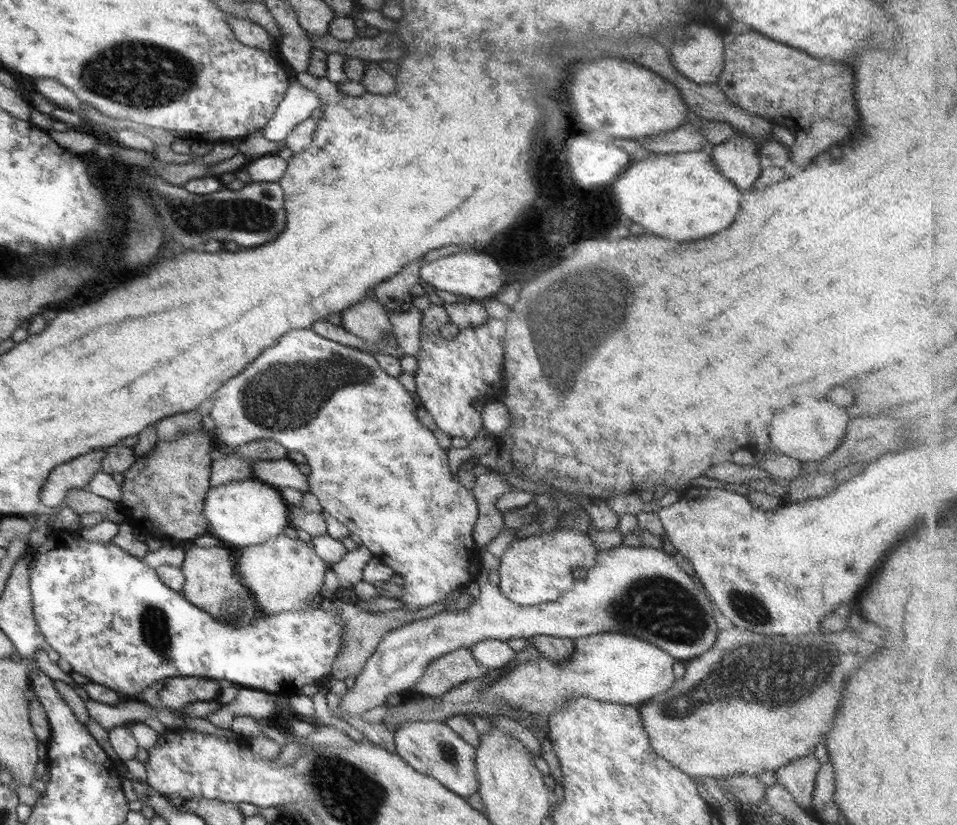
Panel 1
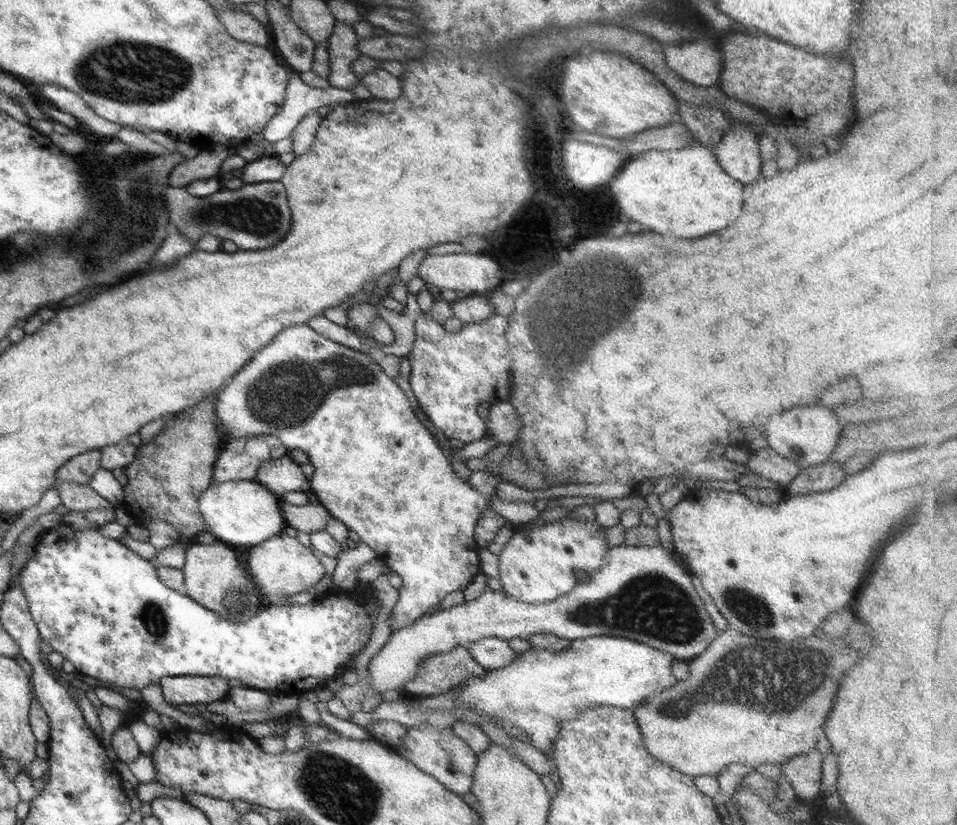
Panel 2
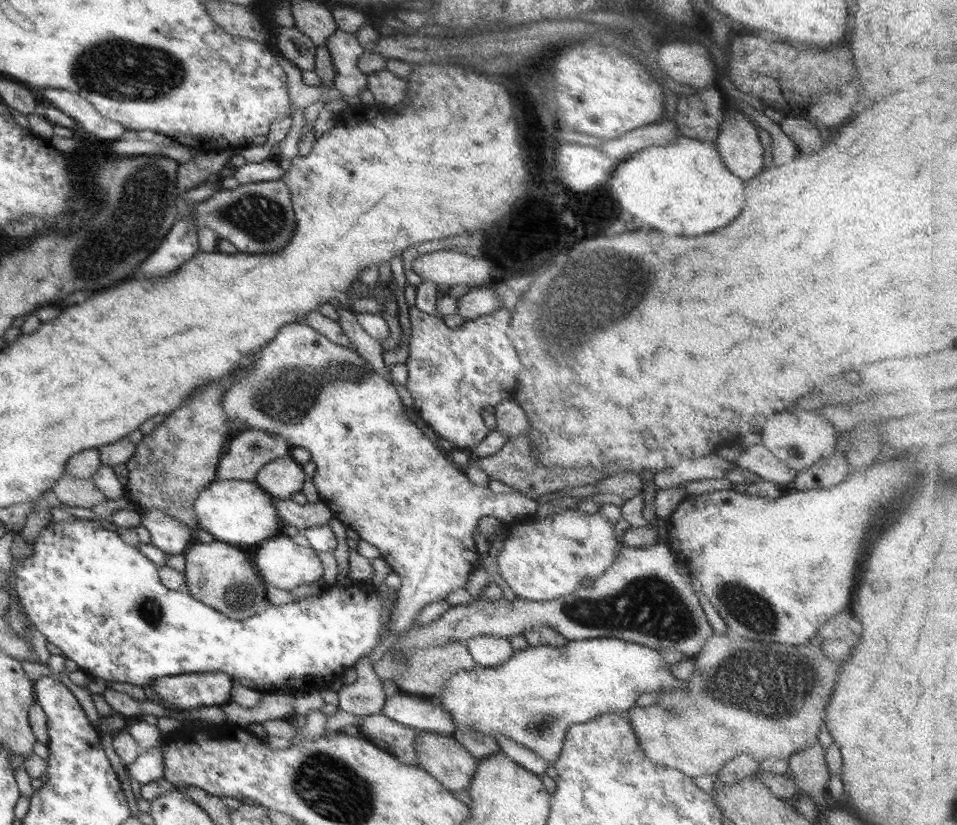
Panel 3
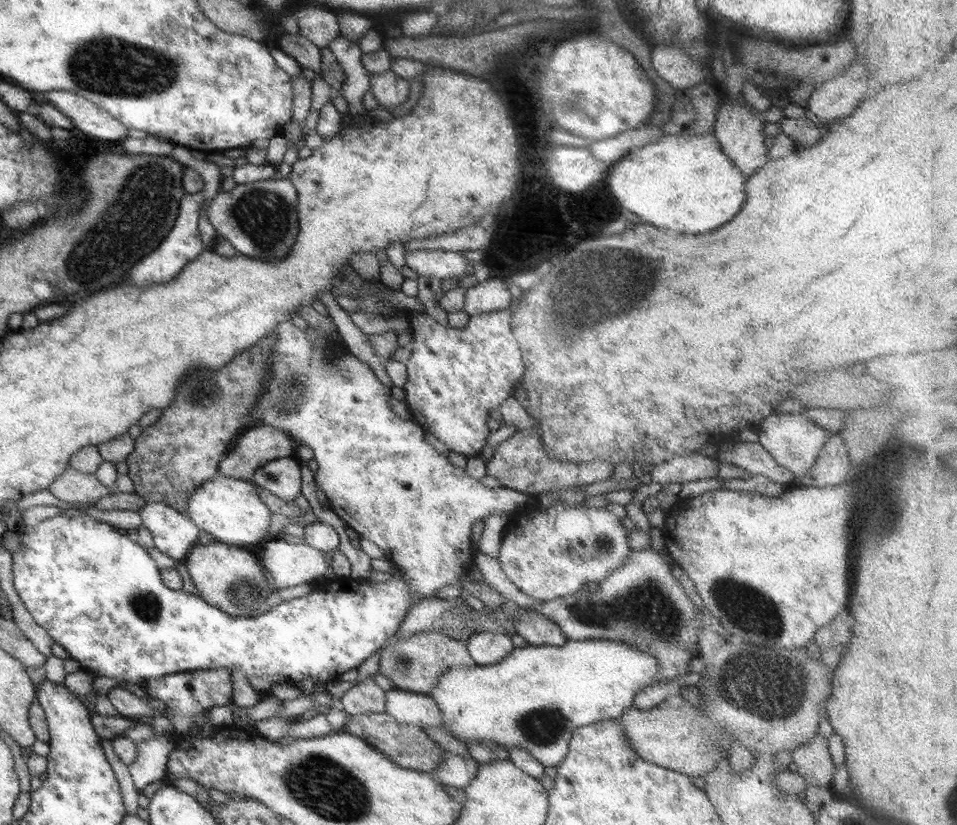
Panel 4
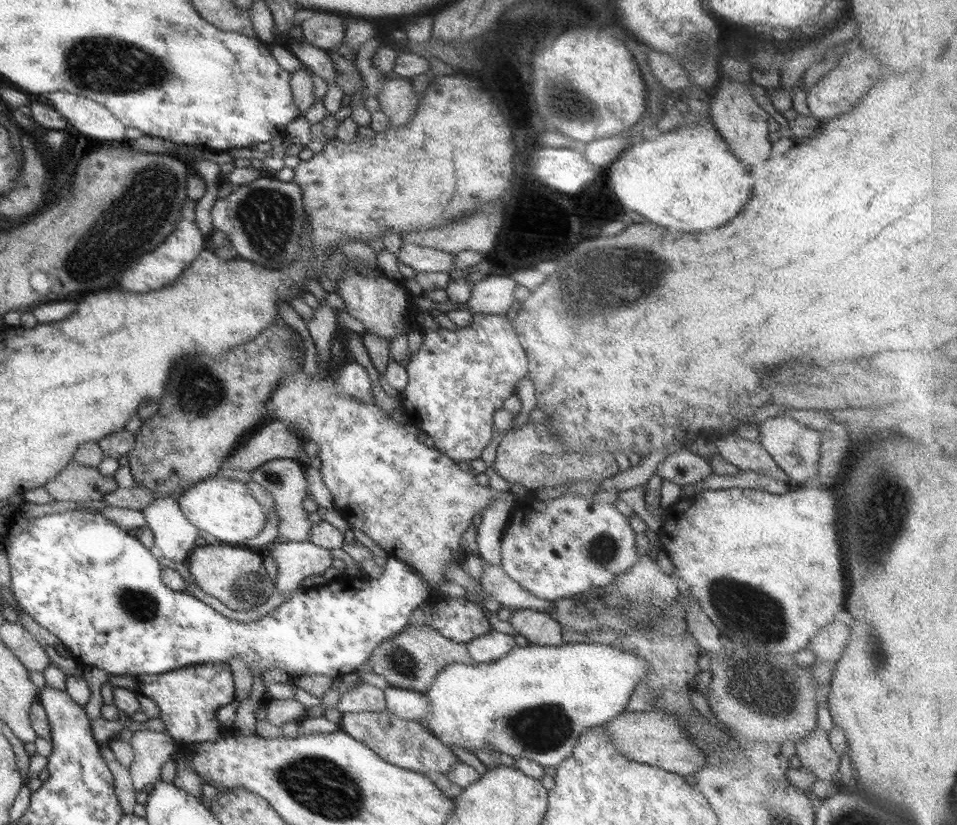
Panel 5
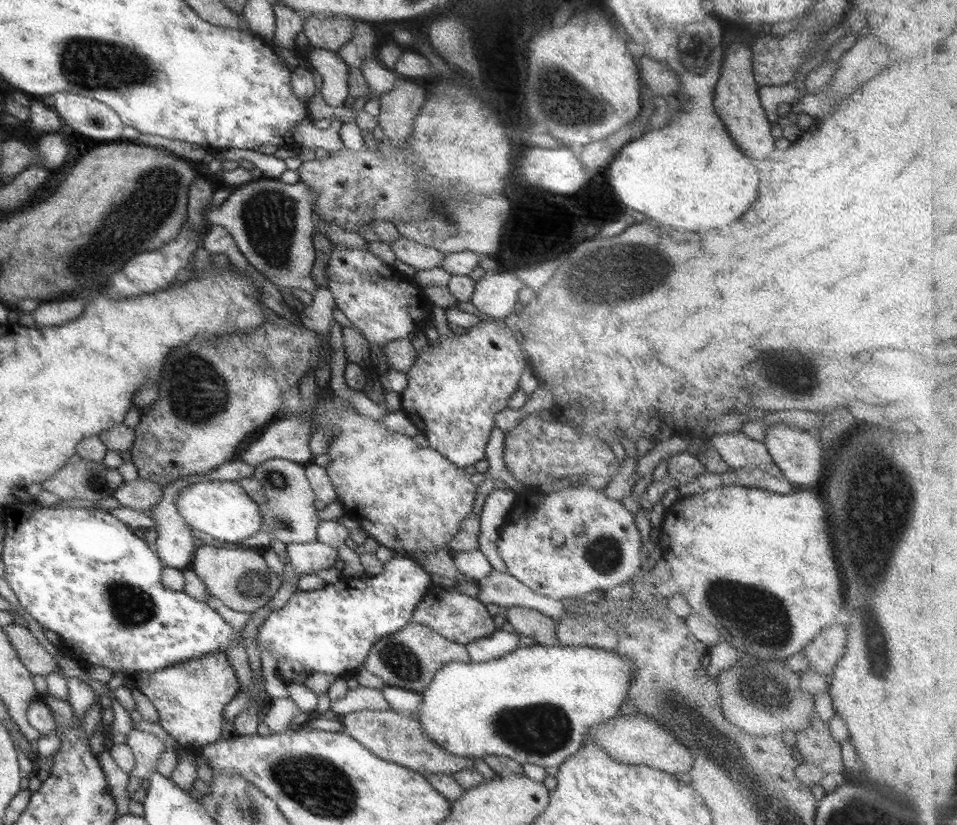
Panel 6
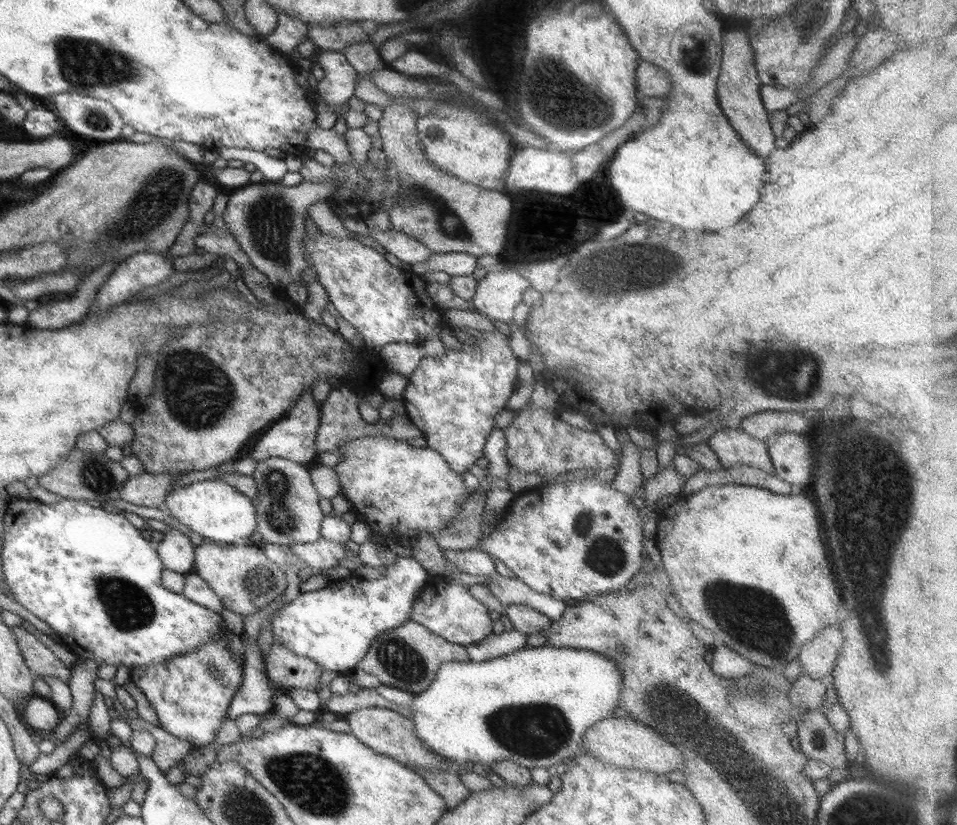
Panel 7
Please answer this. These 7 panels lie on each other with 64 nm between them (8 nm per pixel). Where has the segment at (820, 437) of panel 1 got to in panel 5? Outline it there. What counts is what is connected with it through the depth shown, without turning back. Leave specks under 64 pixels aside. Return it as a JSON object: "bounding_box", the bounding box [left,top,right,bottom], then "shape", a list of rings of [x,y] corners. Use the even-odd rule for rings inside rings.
{"bounding_box":[757,418,820,482],"shape":[[[767,418],[757,424],[759,438],[757,442],[771,456],[775,464],[789,476],[792,482],[809,482],[816,480],[816,466],[819,461],[820,432],[811,430],[793,418]]]}

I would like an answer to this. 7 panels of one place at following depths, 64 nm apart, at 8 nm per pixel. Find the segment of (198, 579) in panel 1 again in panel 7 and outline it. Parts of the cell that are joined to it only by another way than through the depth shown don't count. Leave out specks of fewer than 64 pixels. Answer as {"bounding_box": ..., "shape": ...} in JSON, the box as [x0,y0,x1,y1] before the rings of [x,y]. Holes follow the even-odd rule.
{"bounding_box":[194,541,286,616],"shape":[[[198,541],[194,549],[194,573],[209,585],[224,608],[242,616],[263,609],[286,588],[282,570],[268,562],[261,548],[253,544],[218,546]]]}

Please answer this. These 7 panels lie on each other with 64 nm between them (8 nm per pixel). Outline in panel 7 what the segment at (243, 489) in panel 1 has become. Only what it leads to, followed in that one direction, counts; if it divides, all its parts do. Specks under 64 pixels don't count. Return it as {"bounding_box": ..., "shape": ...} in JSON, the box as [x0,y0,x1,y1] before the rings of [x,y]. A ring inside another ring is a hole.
{"bounding_box":[160,479,256,544],"shape":[[[219,479],[191,482],[185,487],[166,494],[164,504],[160,507],[200,536],[215,542],[237,544],[239,538],[249,538],[255,531],[256,512],[252,500],[239,494],[237,490],[223,484]]]}

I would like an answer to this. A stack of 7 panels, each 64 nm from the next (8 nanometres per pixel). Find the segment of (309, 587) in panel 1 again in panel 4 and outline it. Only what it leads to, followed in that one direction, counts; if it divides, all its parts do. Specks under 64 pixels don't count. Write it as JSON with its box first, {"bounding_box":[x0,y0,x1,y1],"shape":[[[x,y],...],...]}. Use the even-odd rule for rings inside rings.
{"bounding_box":[260,537,327,589],"shape":[[[282,537],[267,539],[262,545],[260,566],[269,573],[275,589],[309,583],[327,572],[324,553],[304,542],[291,544]]]}

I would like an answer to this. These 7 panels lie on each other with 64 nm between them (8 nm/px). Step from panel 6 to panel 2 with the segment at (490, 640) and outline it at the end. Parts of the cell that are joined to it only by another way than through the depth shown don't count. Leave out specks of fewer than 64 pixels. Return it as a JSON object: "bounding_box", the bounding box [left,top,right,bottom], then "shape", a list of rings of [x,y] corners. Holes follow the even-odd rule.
{"bounding_box":[466,638,516,670],"shape":[[[482,638],[470,643],[466,649],[472,659],[486,670],[495,670],[507,666],[516,653],[507,645],[507,640]]]}

